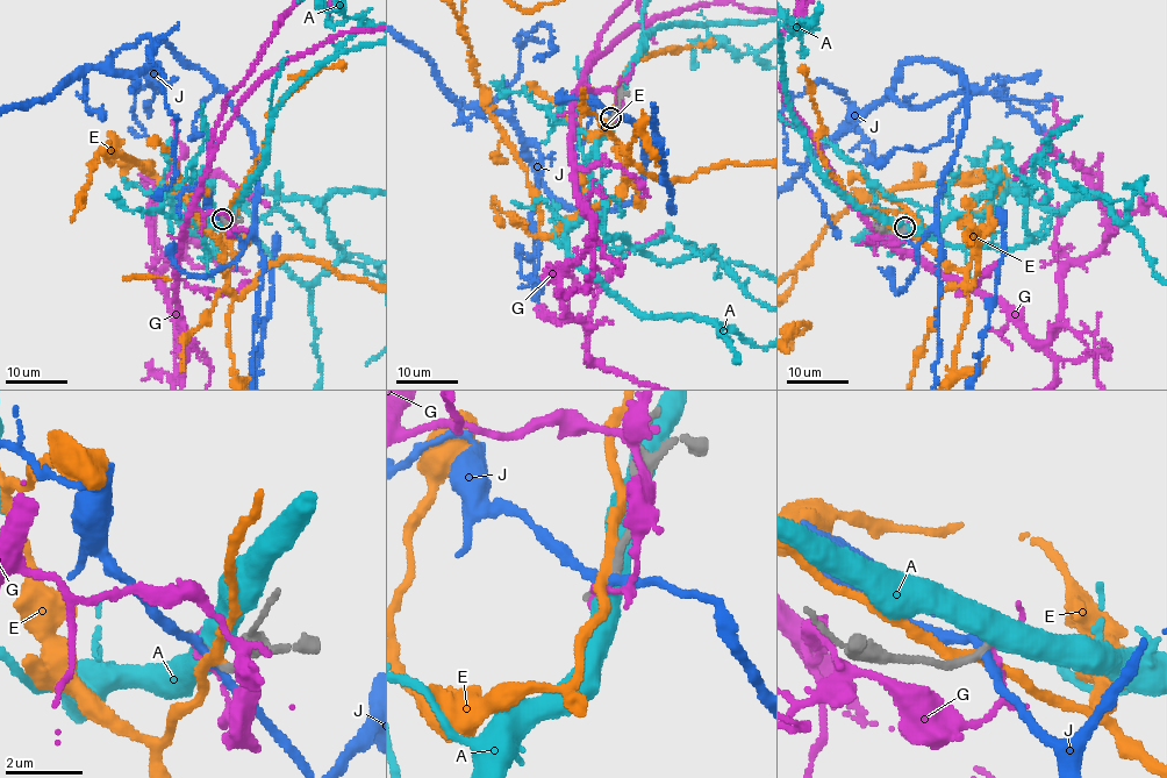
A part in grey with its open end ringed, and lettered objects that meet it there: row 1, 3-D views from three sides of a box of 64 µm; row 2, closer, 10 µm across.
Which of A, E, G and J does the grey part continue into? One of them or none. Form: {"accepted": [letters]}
{"accepted": []}

